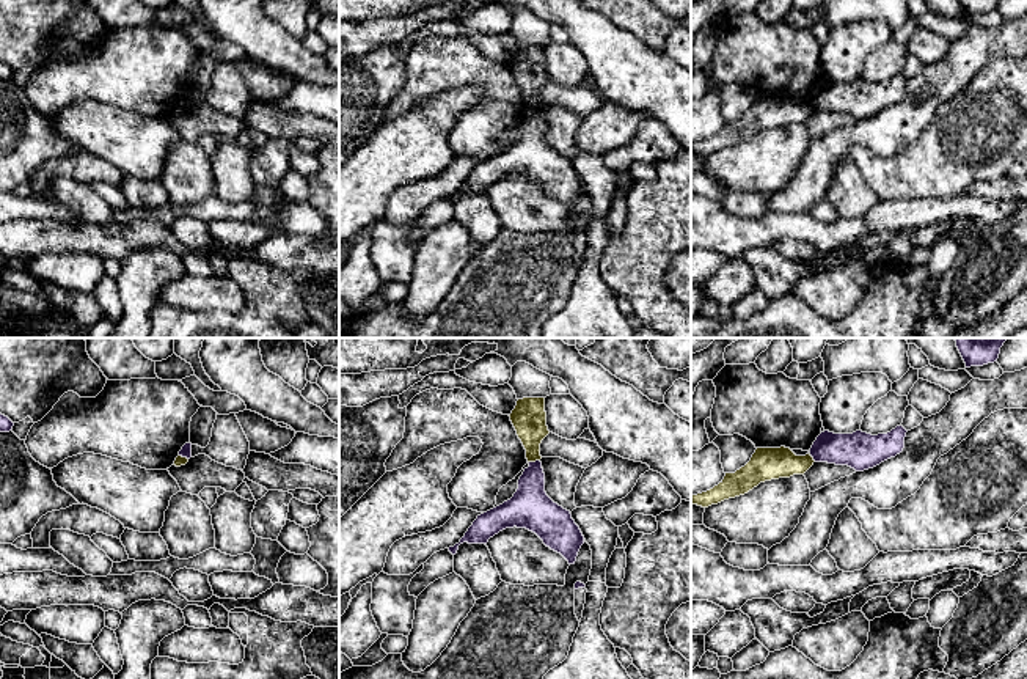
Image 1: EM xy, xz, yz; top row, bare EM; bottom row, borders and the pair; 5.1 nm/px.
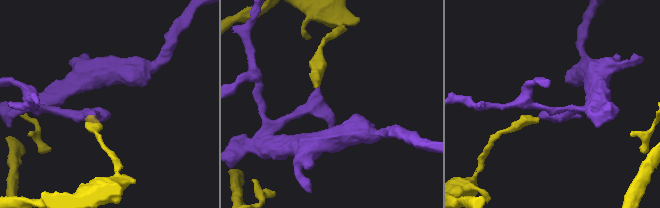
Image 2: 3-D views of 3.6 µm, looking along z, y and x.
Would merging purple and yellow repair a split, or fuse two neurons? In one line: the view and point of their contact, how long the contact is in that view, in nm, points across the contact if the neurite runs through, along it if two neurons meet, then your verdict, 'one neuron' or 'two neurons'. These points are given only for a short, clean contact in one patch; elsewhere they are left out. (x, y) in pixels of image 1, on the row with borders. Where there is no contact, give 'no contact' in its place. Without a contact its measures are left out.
meets purple in xz at (536, 461); contact 60 nm long; border along xz (539, 459), (529, 462); two neurons

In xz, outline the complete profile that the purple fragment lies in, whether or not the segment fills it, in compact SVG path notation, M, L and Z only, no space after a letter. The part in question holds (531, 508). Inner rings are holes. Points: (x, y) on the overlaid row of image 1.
M540 461L529 462L529 467L524 468L518 479L518 489L514 497L477 516L460 542L449 547L449 552L455 555L463 542L487 544L499 531L514 527L535 533L546 547L561 553L568 564L575 564L584 544L584 536L572 519L570 511L546 495Z

